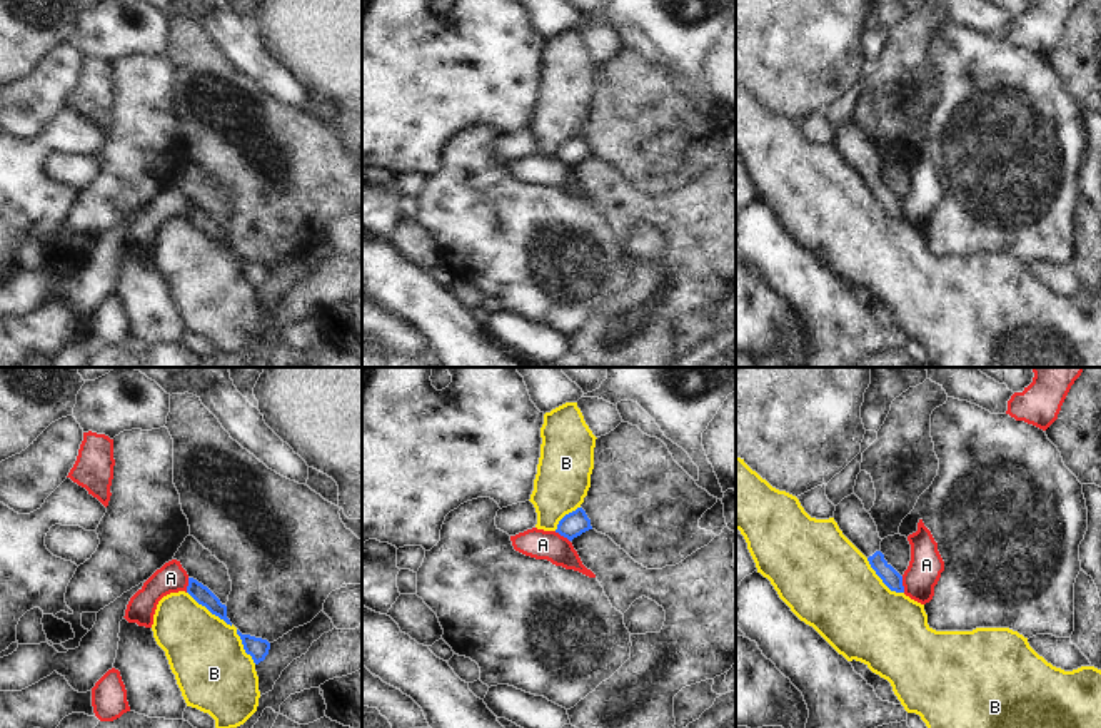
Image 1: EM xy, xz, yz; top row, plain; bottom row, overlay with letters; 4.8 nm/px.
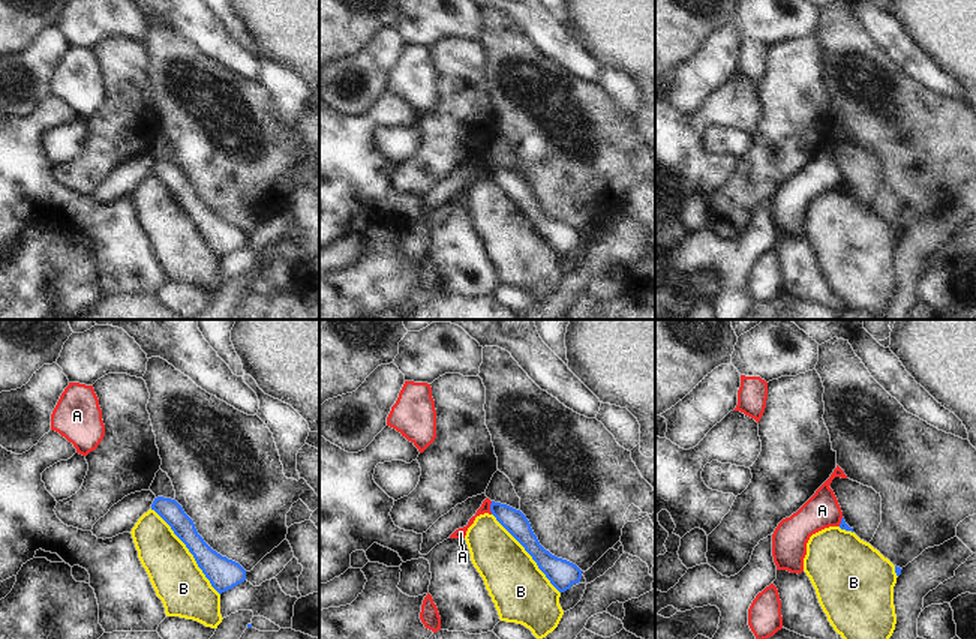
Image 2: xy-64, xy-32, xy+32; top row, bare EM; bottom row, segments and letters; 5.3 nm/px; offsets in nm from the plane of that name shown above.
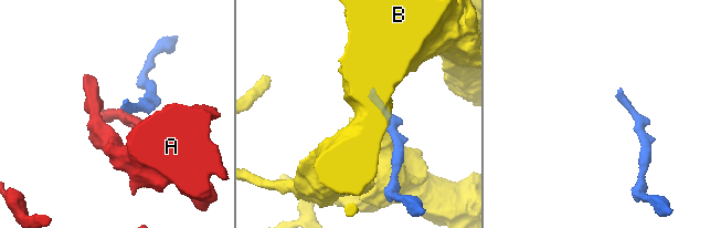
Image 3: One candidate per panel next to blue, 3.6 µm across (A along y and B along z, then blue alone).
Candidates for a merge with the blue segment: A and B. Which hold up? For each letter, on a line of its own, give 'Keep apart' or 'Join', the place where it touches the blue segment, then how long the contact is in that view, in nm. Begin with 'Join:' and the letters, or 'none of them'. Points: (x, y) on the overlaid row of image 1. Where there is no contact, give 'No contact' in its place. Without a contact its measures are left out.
Join: none of them
A: Keep apart. Touches blue at yz (901, 585). Shared border 80 nm
B: Keep apart. Touches blue at xy (211, 611). Shared border 280 nm.

